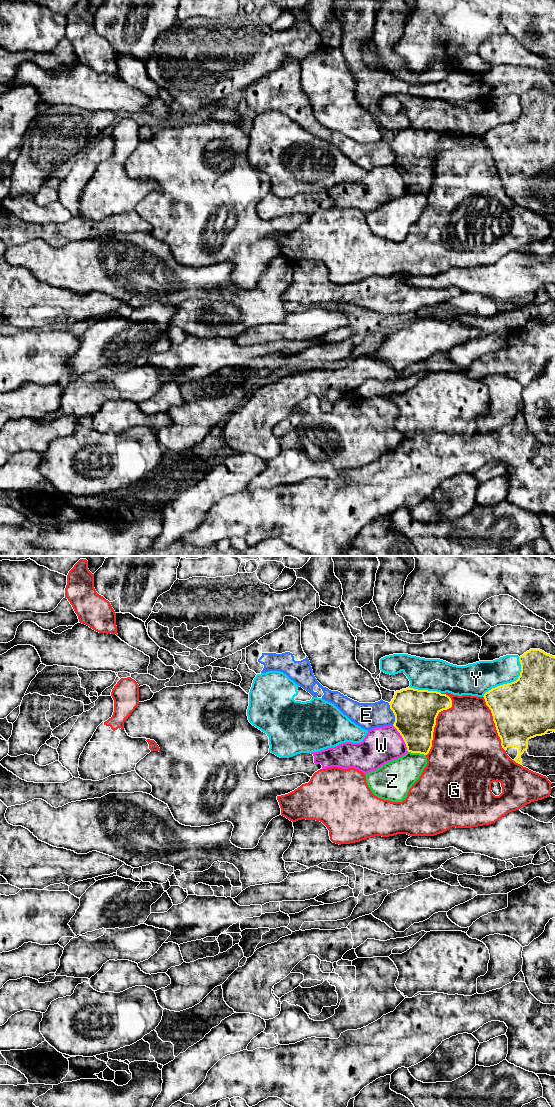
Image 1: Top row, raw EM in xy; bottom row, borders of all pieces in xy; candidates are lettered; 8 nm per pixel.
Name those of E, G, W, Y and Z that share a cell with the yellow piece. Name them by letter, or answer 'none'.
none

